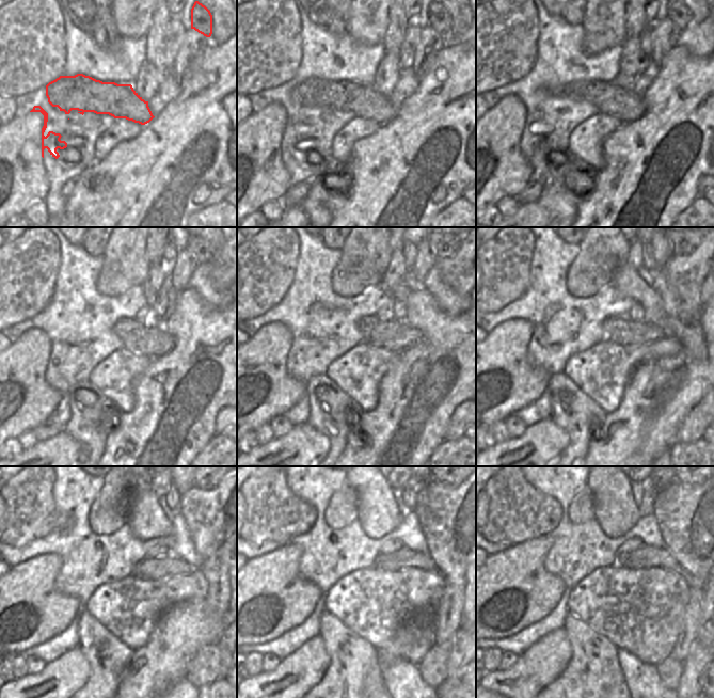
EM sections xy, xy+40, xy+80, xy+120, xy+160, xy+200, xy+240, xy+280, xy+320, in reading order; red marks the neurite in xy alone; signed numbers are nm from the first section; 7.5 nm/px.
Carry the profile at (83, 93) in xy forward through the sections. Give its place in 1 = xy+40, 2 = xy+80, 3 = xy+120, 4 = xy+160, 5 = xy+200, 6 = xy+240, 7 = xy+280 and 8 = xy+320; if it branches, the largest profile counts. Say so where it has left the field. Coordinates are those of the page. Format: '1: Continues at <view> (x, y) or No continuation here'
1: Continues at xy+40 (318, 94)
2: Continues at xy+80 (625, 105)
3: Continues at xy+120 (151, 339)
4: Continues at xy+160 (382, 331)
5: Continues at xy+200 (621, 330)
6: Continues at xy+240 (169, 565)
7: Continues at xy+280 (405, 557)
8: Continues at xy+320 (647, 555).

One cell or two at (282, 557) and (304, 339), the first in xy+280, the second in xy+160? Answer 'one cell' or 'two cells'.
two cells

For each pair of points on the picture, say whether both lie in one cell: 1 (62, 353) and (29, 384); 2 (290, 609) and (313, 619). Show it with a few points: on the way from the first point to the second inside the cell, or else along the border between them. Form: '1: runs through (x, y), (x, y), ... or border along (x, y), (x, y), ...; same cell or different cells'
1: border along (50, 344), (50, 355), (45, 373); different cells
2: border along (320, 595), (314, 609), (300, 623), (287, 631); different cells

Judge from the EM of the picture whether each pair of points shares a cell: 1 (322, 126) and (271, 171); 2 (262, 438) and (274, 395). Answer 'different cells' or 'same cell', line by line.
1: different cells
2: different cells

